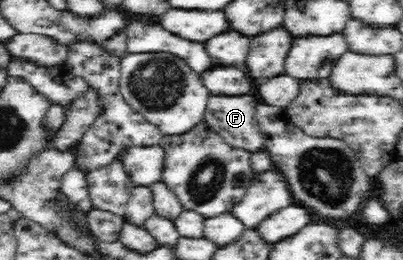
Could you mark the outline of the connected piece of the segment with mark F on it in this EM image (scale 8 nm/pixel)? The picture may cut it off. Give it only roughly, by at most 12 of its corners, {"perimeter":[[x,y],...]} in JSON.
{"perimeter":[[212,94],[204,121],[229,146],[265,147],[256,100]]}

